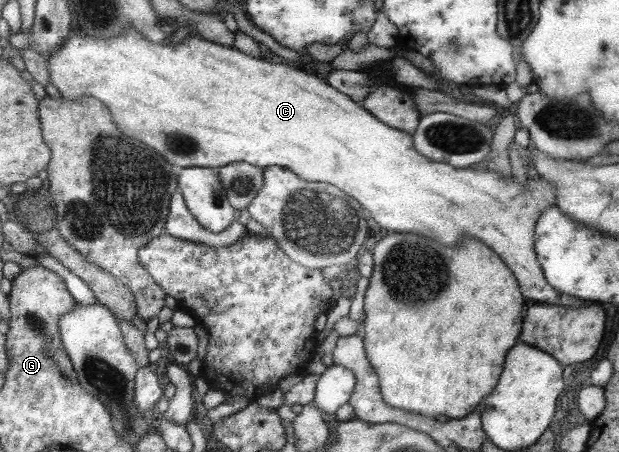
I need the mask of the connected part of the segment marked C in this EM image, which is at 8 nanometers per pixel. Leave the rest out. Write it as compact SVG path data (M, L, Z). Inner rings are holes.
M74 26L70 28L67 39L63 41L63 45L59 45L53 53L49 53L46 57L49 78L51 84L57 88L60 96L66 101L75 101L81 97L89 96L97 99L113 116L116 126L128 136L140 139L149 148L157 150L157 154L163 157L165 162L169 162L171 166L181 168L193 167L209 167L217 169L232 162L246 162L251 166L261 167L281 166L287 170L291 170L293 174L307 179L309 182L329 182L331 186L337 186L339 190L345 190L351 198L356 199L365 210L369 210L370 218L373 218L381 228L391 230L391 232L415 232L421 236L429 236L435 238L439 244L443 246L455 246L455 242L463 236L473 236L481 242L485 242L485 246L493 248L501 258L505 258L505 262L509 262L509 270L513 270L513 274L517 274L517 282L522 284L525 298L529 298L531 304L553 305L563 307L581 307L584 304L593 304L593 302L583 302L571 295L562 294L548 286L544 272L537 262L534 231L537 220L540 220L541 213L551 205L557 204L557 188L553 184L547 182L543 176L538 174L537 179L531 179L526 176L525 182L521 186L517 186L517 182L513 180L513 174L508 178L501 178L501 175L491 170L477 170L471 168L453 168L445 162L433 162L425 156L421 156L415 148L413 148L412 135L405 131L395 130L386 123L382 123L380 119L365 108L357 108L357 104L353 104L353 100L346 94L337 92L336 87L325 84L325 80L317 80L315 76L301 72L301 68L289 68L289 65L279 63L269 63L263 59L254 58L244 54L233 47L221 46L220 43L209 42L208 39L198 37L191 32L177 32L172 30L172 35L165 43L152 43L145 38L140 31L128 28L123 30L116 36L106 39L96 39L88 35L81 34L75 30Z

